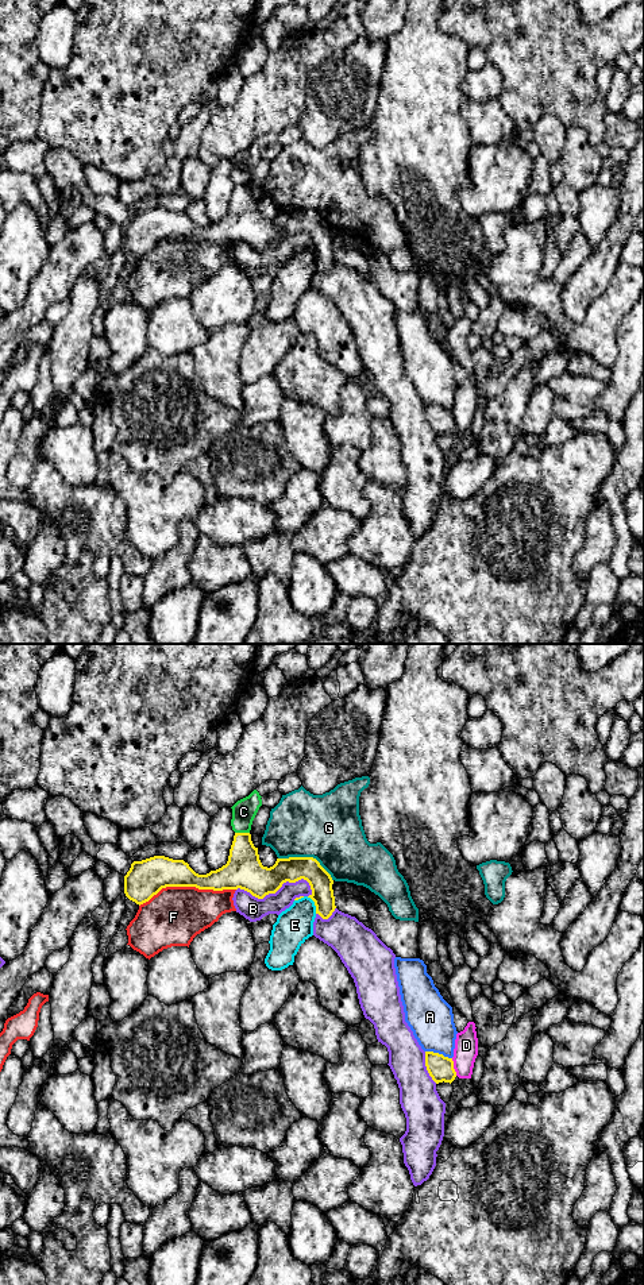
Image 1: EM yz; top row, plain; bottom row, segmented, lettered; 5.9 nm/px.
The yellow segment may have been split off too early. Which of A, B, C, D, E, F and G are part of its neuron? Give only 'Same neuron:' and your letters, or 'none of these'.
Same neuron: none of these

